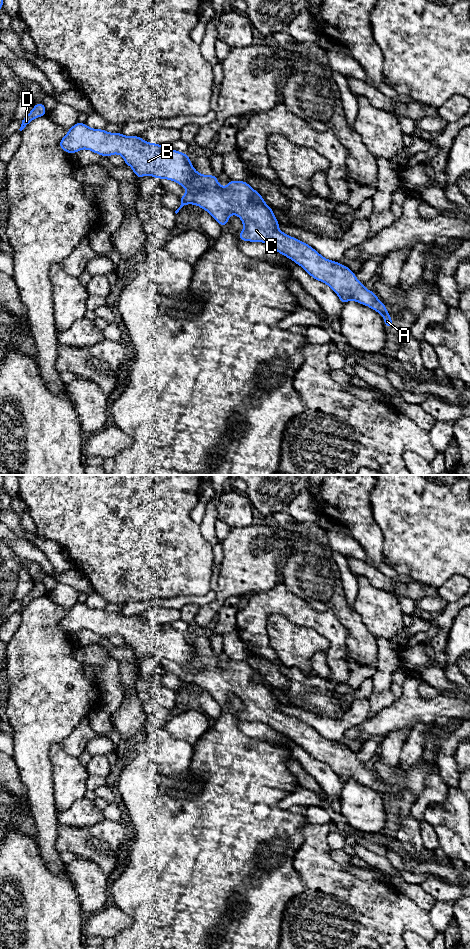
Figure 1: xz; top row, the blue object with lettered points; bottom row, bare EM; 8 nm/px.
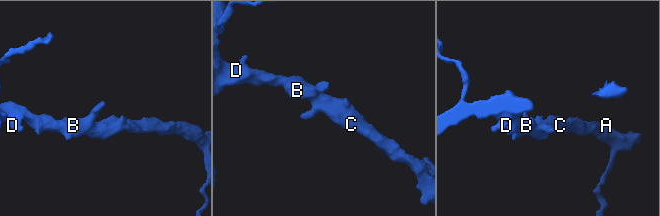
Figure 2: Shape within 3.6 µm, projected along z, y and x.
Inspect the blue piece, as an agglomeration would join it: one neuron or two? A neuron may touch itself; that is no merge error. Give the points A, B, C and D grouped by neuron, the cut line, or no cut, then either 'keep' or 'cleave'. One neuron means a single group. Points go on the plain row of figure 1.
A B C D | no cut | keep

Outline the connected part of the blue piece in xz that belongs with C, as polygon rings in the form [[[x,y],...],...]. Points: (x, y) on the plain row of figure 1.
[[[77,602],[68,610],[67,614],[59,622],[59,626],[63,631],[71,635],[82,629],[91,630],[105,637],[119,634],[124,638],[124,644],[132,648],[137,659],[150,655],[156,659],[167,659],[178,663],[187,669],[187,673],[180,676],[181,685],[175,691],[176,694],[184,685],[197,685],[207,691],[221,707],[228,704],[231,694],[238,696],[244,705],[244,709],[239,713],[241,721],[263,722],[269,725],[278,733],[301,746],[312,758],[327,764],[338,775],[342,784],[353,780],[366,785],[381,794],[385,806],[392,809],[393,801],[387,792],[387,787],[378,779],[376,774],[366,769],[364,763],[356,758],[355,753],[349,747],[343,746],[337,741],[327,740],[310,725],[280,711],[278,708],[280,703],[277,701],[270,685],[267,685],[263,680],[263,676],[246,661],[230,660],[226,667],[222,667],[219,665],[216,655],[198,653],[190,642],[190,636],[183,632],[174,629],[167,630],[163,625],[149,623],[140,616],[125,616],[119,612],[109,613],[104,609],[90,608],[85,603],[80,602]]]

